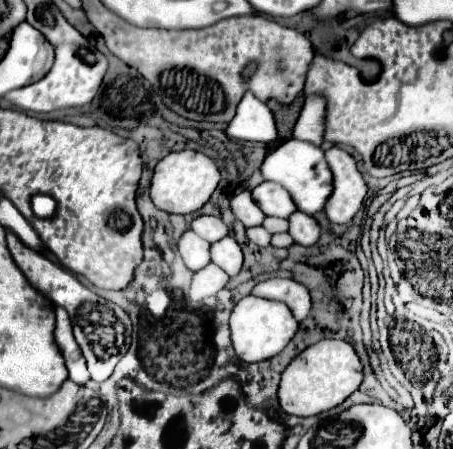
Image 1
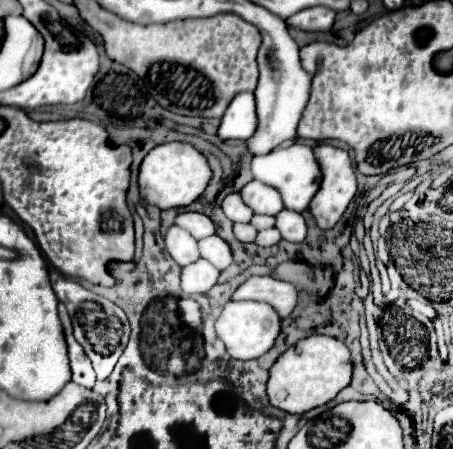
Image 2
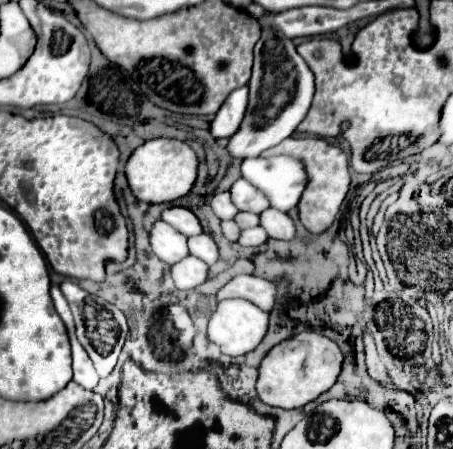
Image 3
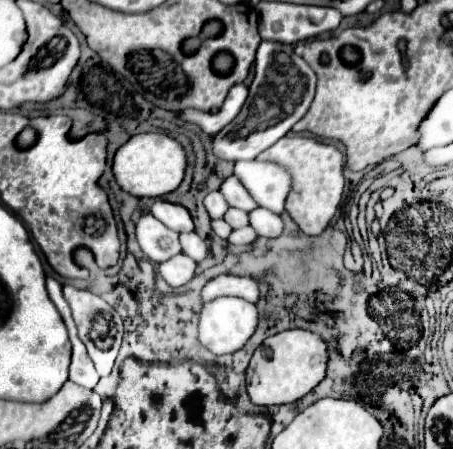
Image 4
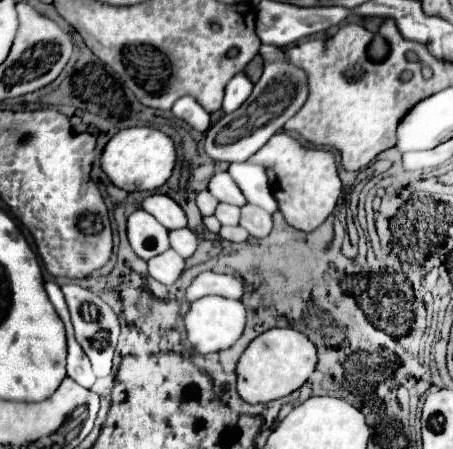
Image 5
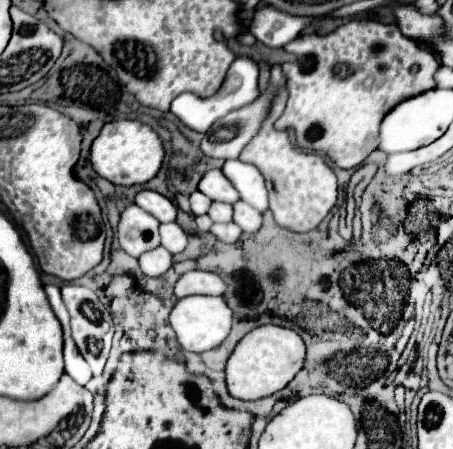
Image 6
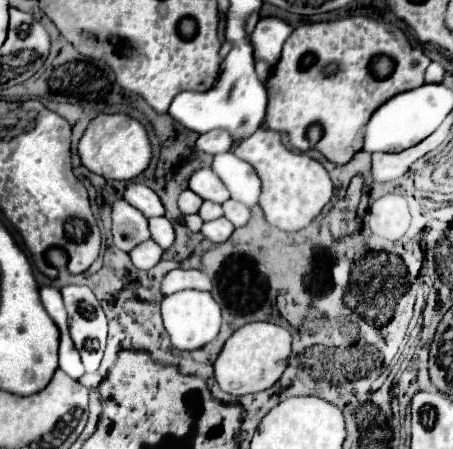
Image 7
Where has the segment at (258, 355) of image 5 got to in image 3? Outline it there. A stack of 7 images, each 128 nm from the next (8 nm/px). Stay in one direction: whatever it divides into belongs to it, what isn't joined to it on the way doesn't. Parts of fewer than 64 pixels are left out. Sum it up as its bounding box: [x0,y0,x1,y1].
[258,330,344,408]

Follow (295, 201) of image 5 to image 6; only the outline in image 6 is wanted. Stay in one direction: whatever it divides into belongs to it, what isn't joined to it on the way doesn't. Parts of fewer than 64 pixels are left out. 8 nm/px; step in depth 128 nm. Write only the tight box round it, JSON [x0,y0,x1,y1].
[240,96,338,232]

